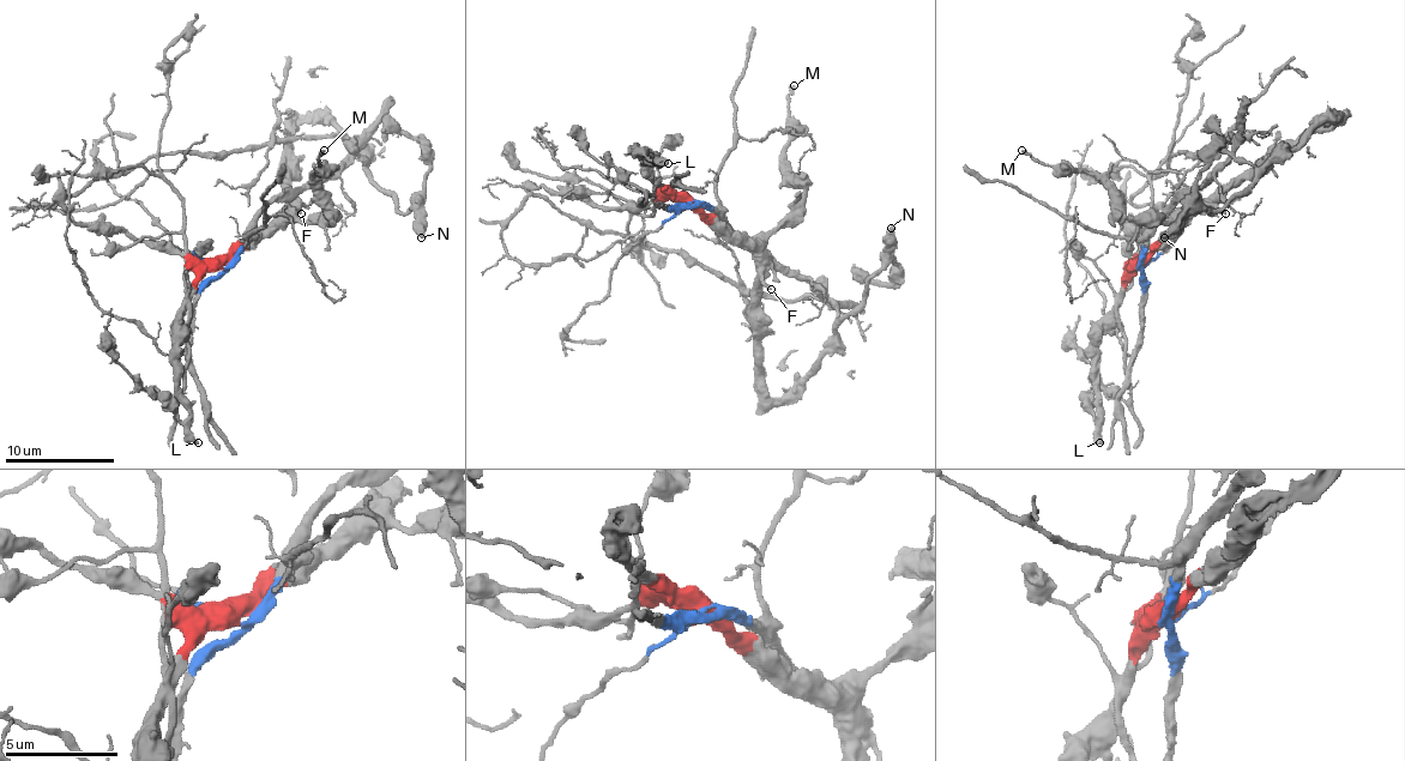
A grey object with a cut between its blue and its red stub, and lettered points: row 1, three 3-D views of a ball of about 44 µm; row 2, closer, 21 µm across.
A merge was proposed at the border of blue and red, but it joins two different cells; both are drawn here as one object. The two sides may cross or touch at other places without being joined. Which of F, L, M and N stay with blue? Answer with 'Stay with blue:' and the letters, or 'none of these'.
Stay with blue: none of these

